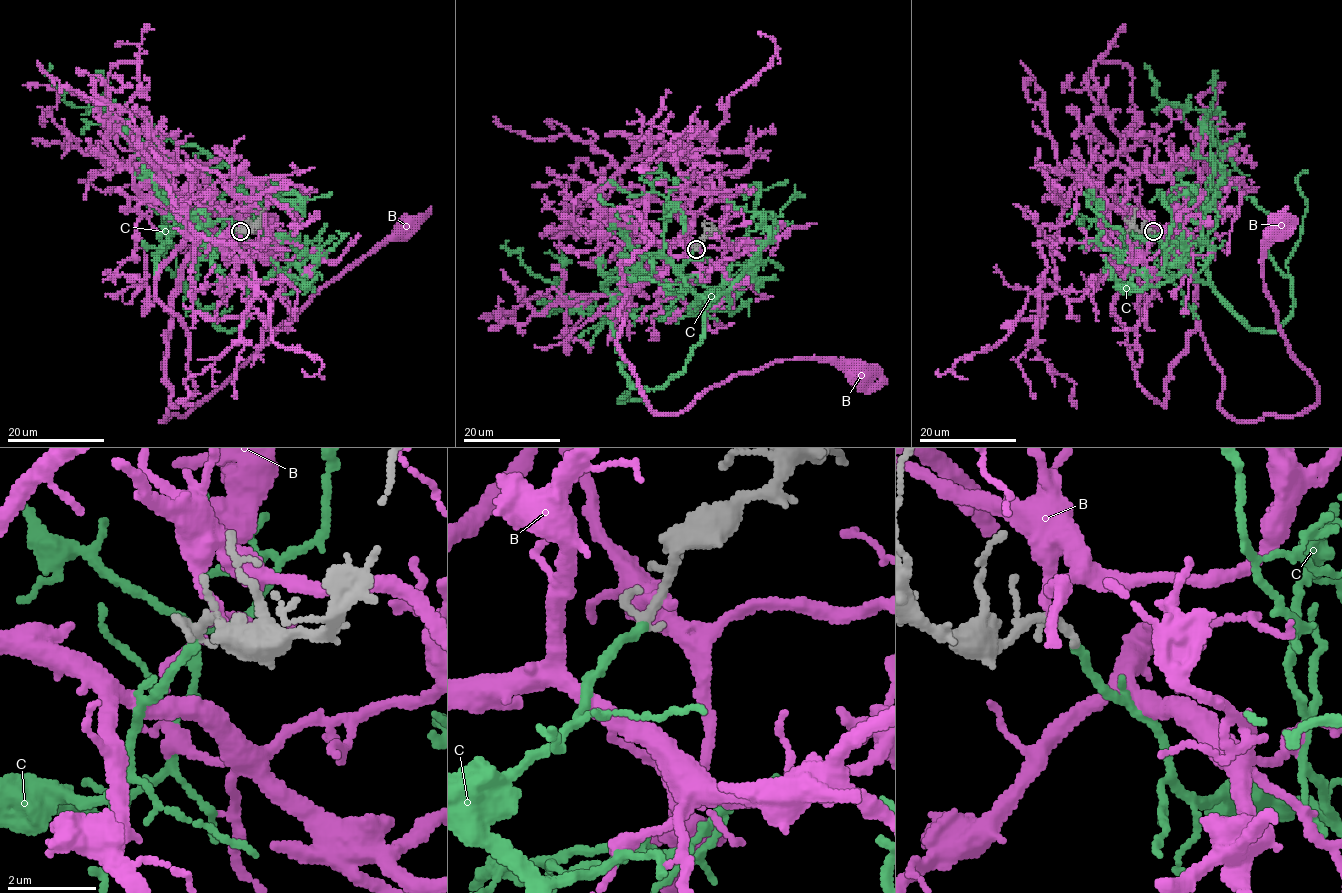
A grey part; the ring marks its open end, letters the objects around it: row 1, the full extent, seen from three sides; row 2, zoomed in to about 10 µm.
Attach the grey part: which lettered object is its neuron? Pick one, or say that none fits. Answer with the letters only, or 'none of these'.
C

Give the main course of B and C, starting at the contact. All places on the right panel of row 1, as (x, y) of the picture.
B: (1151, 229), (1133, 210), (1182, 246), (1219, 406), (1260, 421), (1317, 400), (1265, 291), (1276, 227)
C: (1153, 231), (1207, 261), (1209, 286), (1252, 328), (1277, 329), (1292, 310), (1286, 260), (1306, 172)

